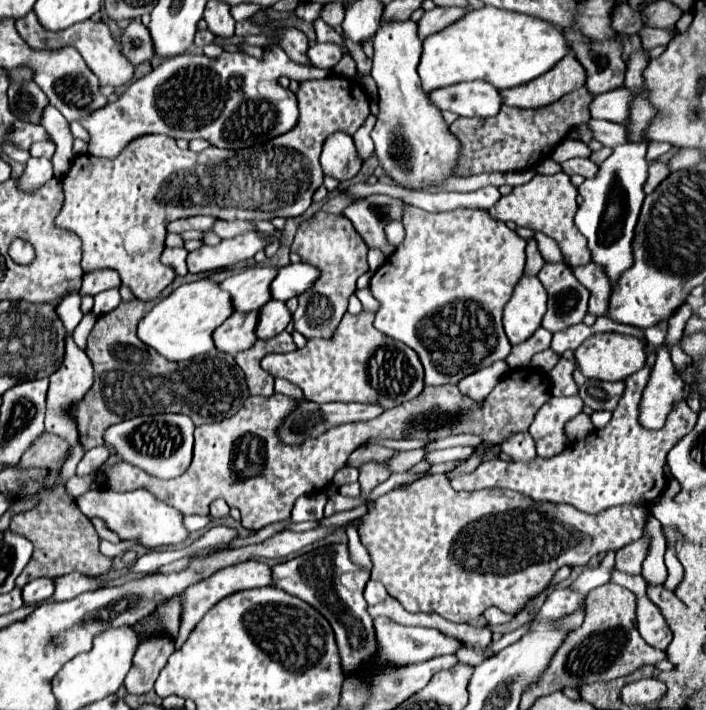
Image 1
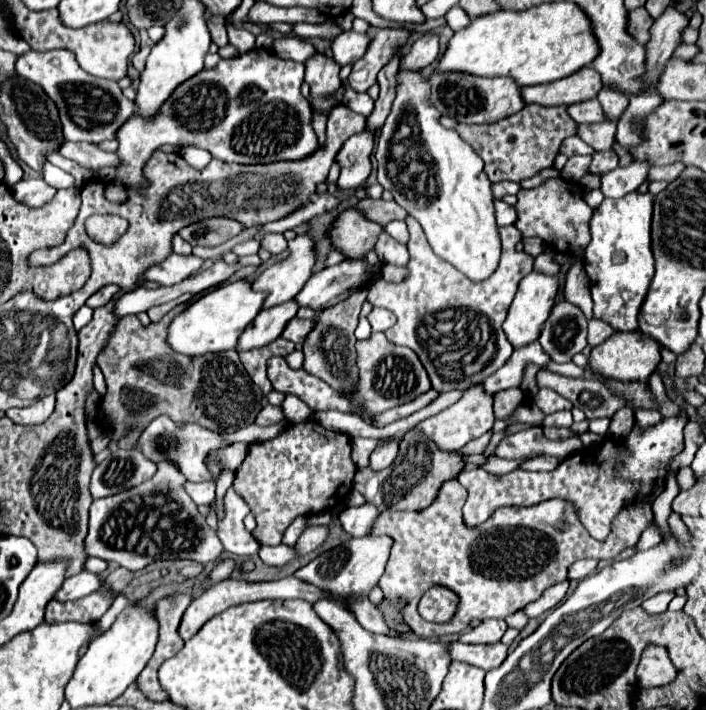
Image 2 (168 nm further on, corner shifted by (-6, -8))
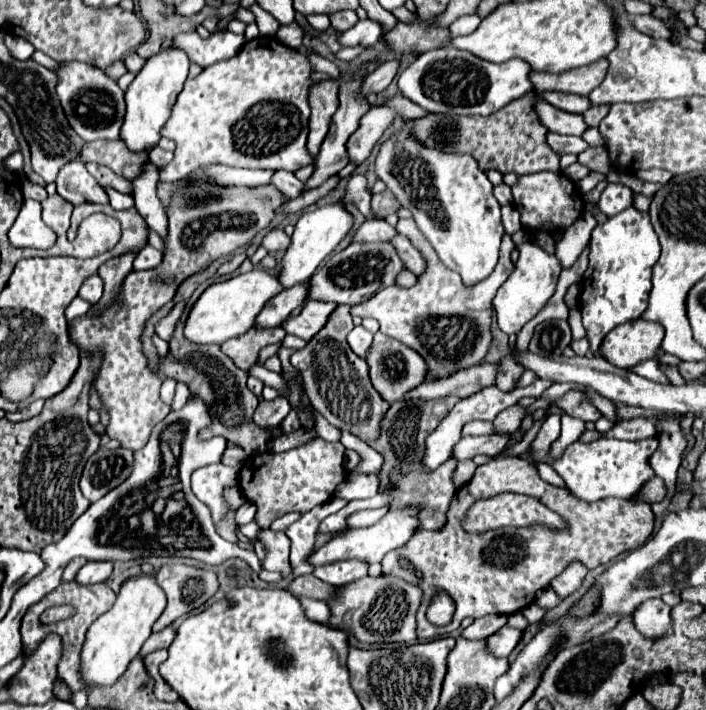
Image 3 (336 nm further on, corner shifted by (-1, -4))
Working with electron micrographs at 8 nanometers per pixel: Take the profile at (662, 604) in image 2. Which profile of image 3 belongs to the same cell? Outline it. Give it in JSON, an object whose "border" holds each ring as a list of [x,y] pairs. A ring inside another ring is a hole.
{"border":[[[646,600],[634,612],[634,622],[638,632],[646,638],[662,636],[670,630],[670,606],[664,600]]]}

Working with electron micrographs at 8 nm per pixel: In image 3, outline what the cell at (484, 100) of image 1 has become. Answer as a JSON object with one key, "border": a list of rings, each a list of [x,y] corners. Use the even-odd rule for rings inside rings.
{"border":[[[444,46],[424,52],[416,62],[412,62],[398,78],[400,92],[436,114],[454,114],[454,116],[490,116],[496,110],[504,108],[512,100],[518,100],[530,92],[530,80],[526,76],[530,70],[522,60],[510,60],[506,64],[490,64],[478,60],[468,52]]]}

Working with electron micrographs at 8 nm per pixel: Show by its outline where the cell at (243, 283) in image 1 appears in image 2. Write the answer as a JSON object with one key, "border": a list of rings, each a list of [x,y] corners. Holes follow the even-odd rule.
{"border":[[[307,234],[297,236],[288,242],[289,256],[273,266],[269,266],[255,282],[253,290],[269,292],[263,308],[271,308],[293,300],[297,292],[313,274],[313,264],[317,262],[315,240]]]}

